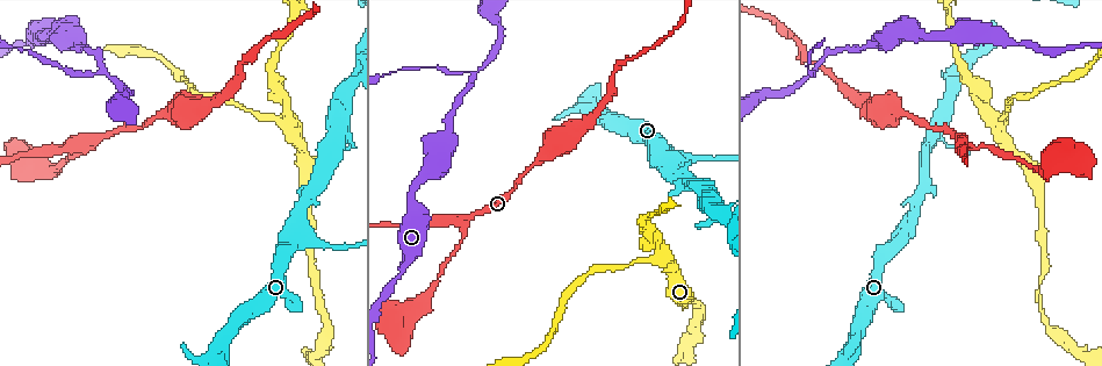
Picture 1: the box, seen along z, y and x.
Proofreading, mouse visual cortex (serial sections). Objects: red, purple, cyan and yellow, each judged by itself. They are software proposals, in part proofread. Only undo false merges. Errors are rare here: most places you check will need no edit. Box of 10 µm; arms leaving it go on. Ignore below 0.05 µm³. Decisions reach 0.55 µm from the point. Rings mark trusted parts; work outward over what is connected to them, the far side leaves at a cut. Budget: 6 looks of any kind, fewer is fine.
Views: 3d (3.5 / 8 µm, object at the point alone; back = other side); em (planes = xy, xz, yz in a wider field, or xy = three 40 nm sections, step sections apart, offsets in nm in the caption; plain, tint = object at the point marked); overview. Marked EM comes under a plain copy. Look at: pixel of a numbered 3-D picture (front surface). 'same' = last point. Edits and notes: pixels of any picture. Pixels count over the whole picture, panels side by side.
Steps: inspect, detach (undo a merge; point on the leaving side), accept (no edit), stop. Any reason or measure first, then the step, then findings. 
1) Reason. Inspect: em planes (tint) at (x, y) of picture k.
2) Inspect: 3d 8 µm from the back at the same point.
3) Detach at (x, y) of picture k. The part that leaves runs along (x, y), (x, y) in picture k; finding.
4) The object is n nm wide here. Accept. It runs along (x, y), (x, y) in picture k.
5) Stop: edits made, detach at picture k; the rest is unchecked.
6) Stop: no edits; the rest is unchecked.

Calibre changes. Inspect: 3d 3.5 µm at (289, 124) of picture 1.

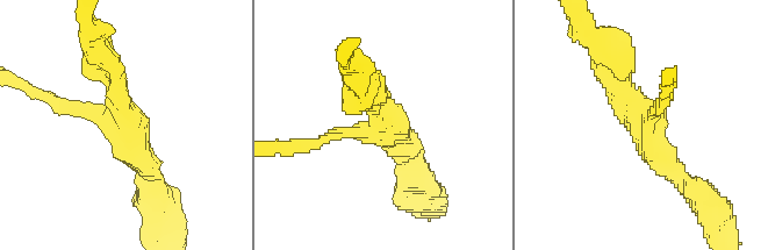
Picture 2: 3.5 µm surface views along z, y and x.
3 arms meet here; the arms are 150, 250, 300 nm wide; now the EM. Inspect: em xy step 3 (tint) at (645, 117) of picture 2.

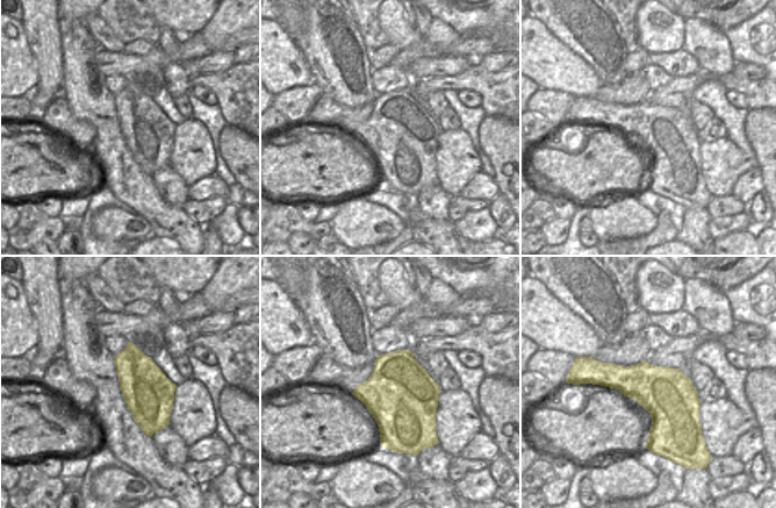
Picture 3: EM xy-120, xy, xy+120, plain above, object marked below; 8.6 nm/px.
Accept. It runs along (681, 179), (609, 76), (607, 55) in picture 2; continuous, no second cell.

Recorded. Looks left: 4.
Side arm on a straight run. Inspect: em xy step 1 (tint) at (466, 219) of picture 1.

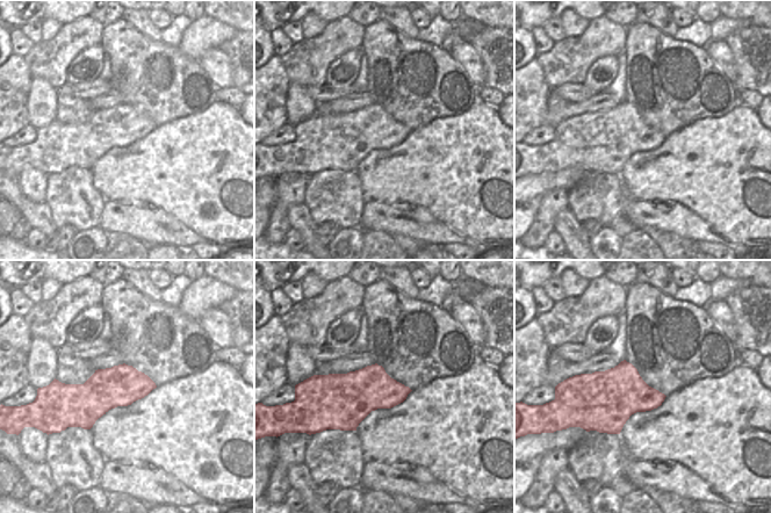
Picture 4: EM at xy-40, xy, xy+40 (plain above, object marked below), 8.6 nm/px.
Inspect: 3d 3.5 µm at the same point.

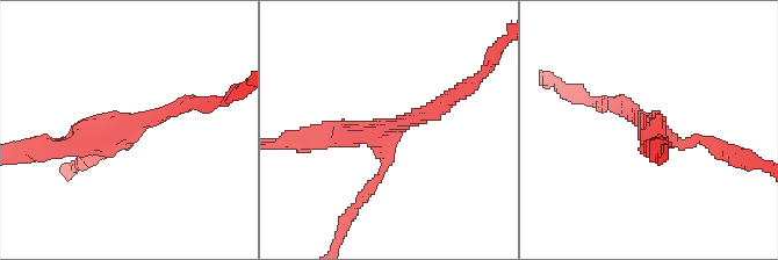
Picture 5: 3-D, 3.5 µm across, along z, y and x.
The arms are 150, 200, 250 nm wide. Accept. Continuous, no second cell.

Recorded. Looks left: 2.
Abrupt turn. Inspect: 3d 3.5 µm from the back at (471, 75) of picture 1.

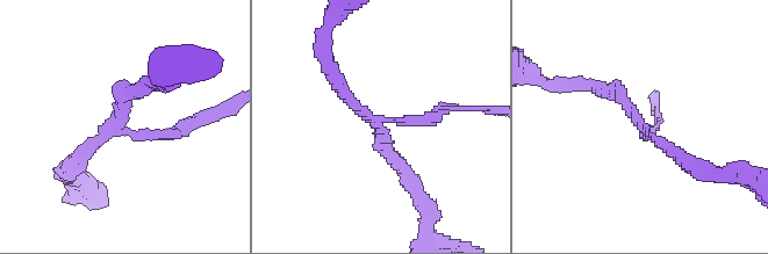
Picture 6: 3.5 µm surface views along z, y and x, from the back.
Inspect: em xy step 3 (tint) at (382, 124) of picture 6.

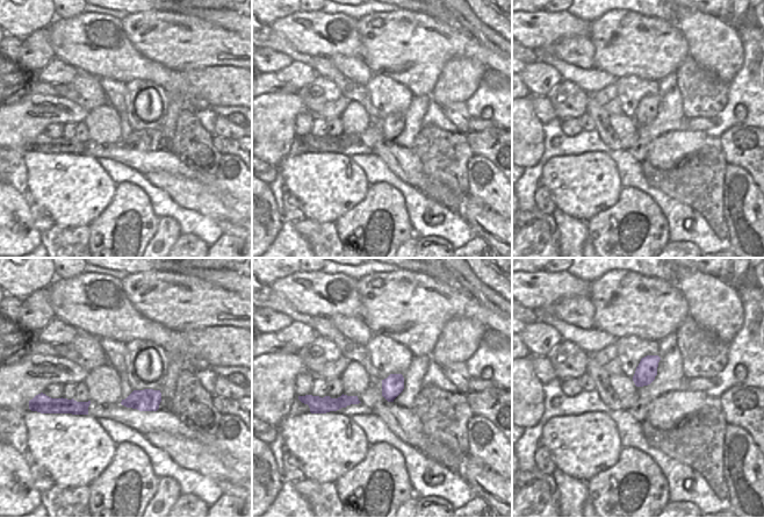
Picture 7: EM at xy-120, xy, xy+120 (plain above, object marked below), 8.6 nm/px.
Accept. It runs along (589, 85), (616, 92), (688, 162) in picture 6; one cell here.

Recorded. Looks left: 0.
Stop: no edits; the rest is unchecked.

